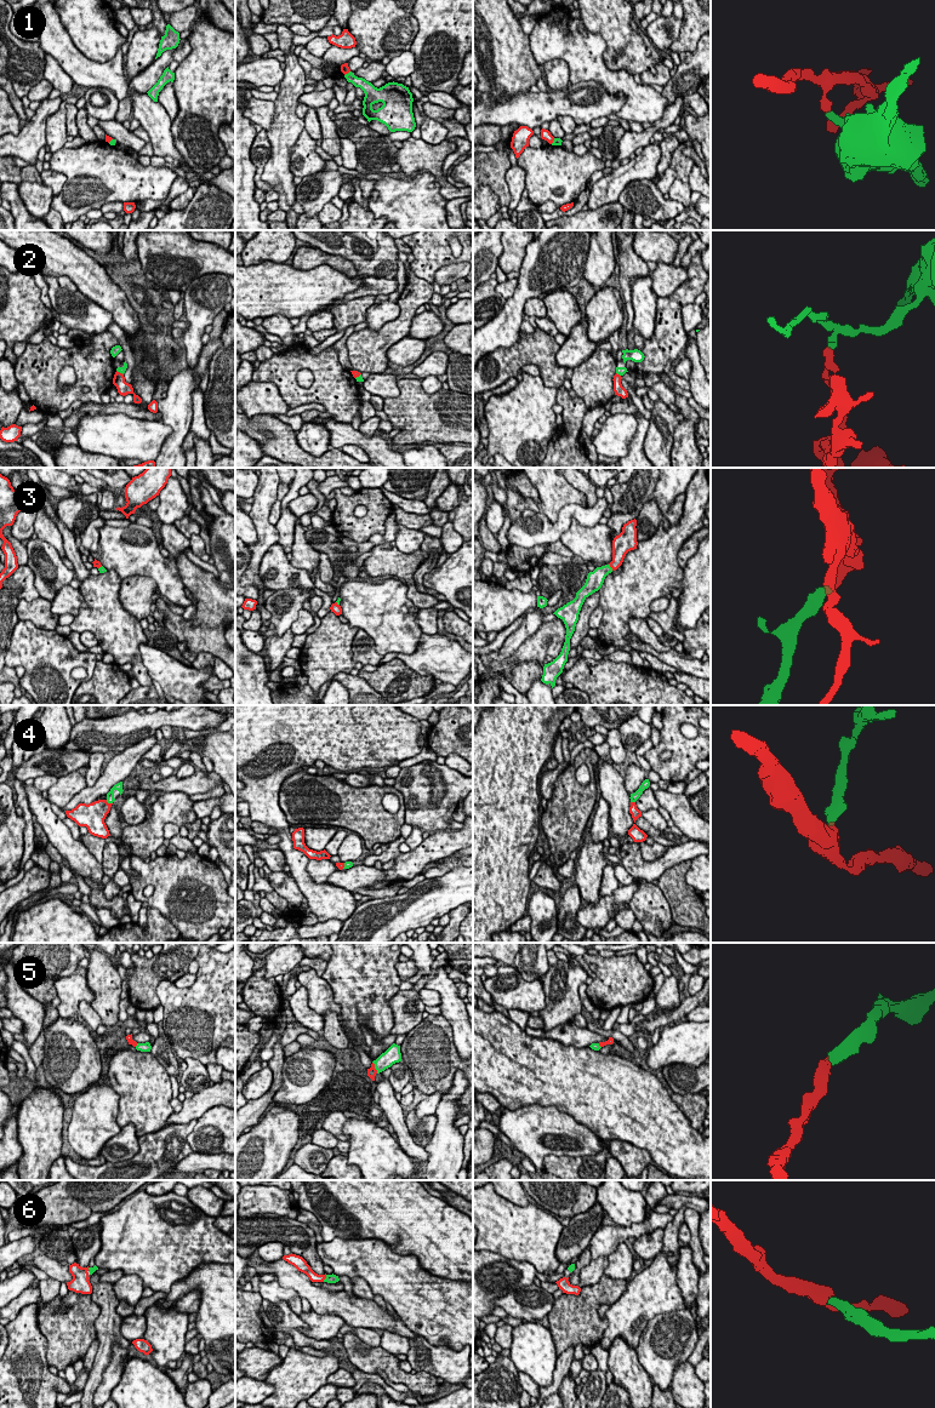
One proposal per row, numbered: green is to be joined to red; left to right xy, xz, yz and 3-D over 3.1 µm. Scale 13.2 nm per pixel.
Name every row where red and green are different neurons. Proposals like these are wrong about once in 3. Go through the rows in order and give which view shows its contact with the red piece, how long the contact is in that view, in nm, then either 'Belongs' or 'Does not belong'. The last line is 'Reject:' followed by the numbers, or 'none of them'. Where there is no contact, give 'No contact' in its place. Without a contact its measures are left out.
1: Touches red in xz. Shared border 110 nm. Does not belong
2: Touches red in xy. Shared border 120 nm. Does not belong
3: Touches red in yz. Shared border 110 nm. Belongs
4: Touches red in xy. Shared border 110 nm. Belongs
5: Touches red in xz. Shared border 170 nm. Belongs
6: Touches red in xz. Shared border 110 nm. Belongs
Reject: 1, 2

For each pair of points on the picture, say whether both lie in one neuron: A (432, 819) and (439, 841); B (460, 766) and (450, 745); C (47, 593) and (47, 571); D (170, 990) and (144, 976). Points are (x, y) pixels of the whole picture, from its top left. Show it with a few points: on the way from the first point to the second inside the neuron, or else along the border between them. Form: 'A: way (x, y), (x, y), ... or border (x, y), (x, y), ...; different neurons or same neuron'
A: border (445, 830), (435, 830), (433, 833); different neurons
B: border (460, 755), (448, 755), (445, 757); different neurons
C: way (47, 588), (45, 579), (47, 576); same neuron
D: border (174, 982), (159, 983), (159, 1002); different neurons

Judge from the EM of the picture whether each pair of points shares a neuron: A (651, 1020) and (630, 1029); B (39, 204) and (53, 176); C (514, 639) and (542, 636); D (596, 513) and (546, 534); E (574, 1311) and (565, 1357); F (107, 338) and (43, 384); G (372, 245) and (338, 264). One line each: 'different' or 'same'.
A: different
B: different
C: different
D: same
E: different
F: same
G: different

